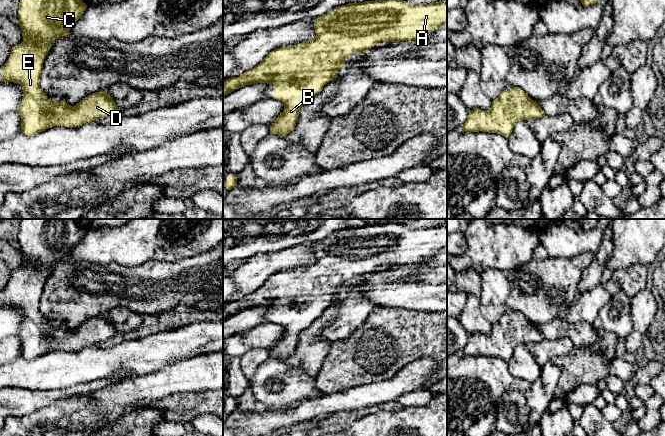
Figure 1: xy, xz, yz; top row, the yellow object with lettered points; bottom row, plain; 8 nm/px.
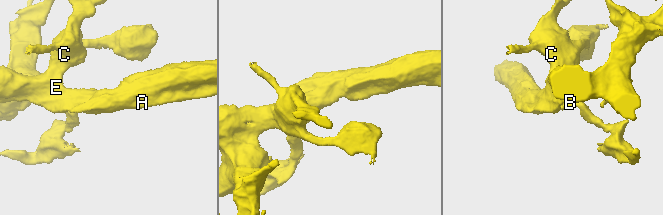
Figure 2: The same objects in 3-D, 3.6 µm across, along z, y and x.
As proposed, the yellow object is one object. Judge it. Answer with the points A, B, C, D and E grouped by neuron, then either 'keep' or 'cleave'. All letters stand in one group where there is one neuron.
groups A B C D E; keep

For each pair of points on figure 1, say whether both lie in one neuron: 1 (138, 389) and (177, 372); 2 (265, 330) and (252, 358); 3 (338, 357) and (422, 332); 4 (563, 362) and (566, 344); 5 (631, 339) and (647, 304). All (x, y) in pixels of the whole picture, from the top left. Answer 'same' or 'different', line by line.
1: same
2: different
3: same
4: different
5: same

